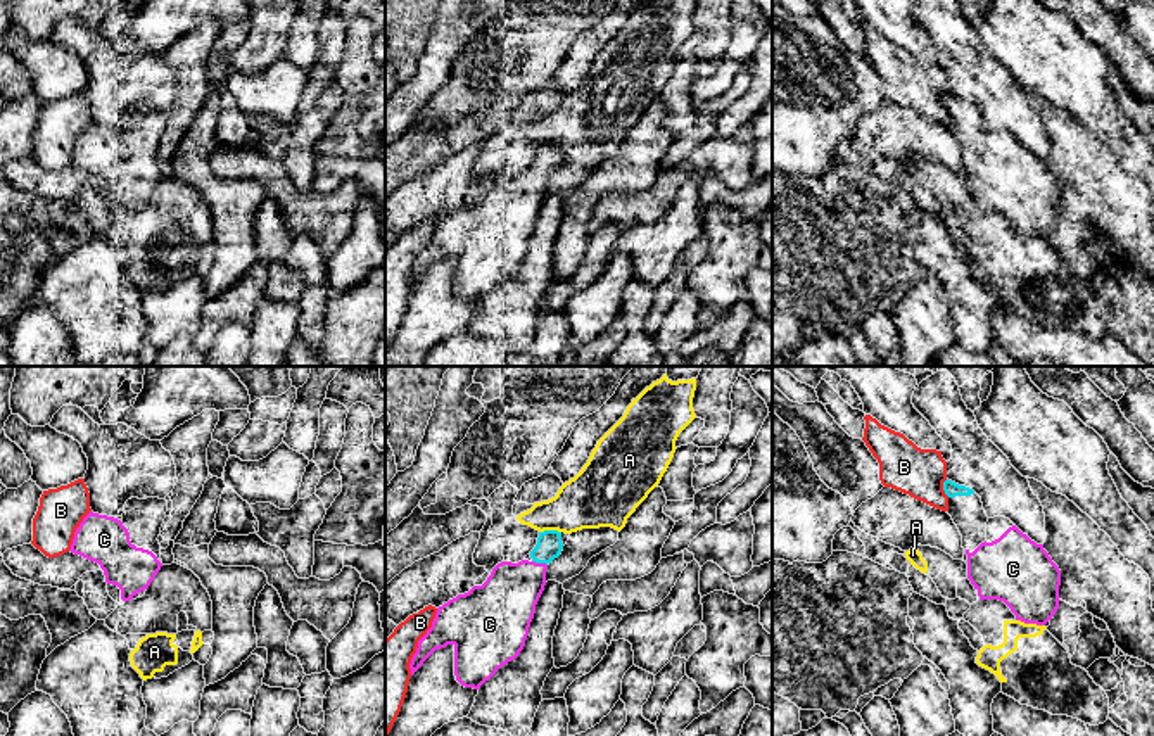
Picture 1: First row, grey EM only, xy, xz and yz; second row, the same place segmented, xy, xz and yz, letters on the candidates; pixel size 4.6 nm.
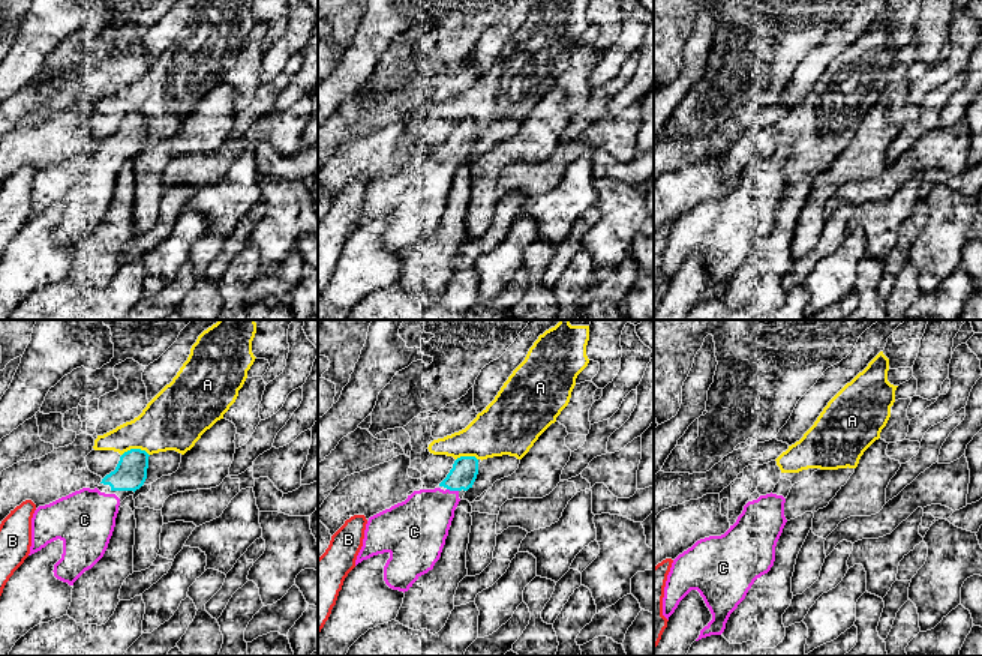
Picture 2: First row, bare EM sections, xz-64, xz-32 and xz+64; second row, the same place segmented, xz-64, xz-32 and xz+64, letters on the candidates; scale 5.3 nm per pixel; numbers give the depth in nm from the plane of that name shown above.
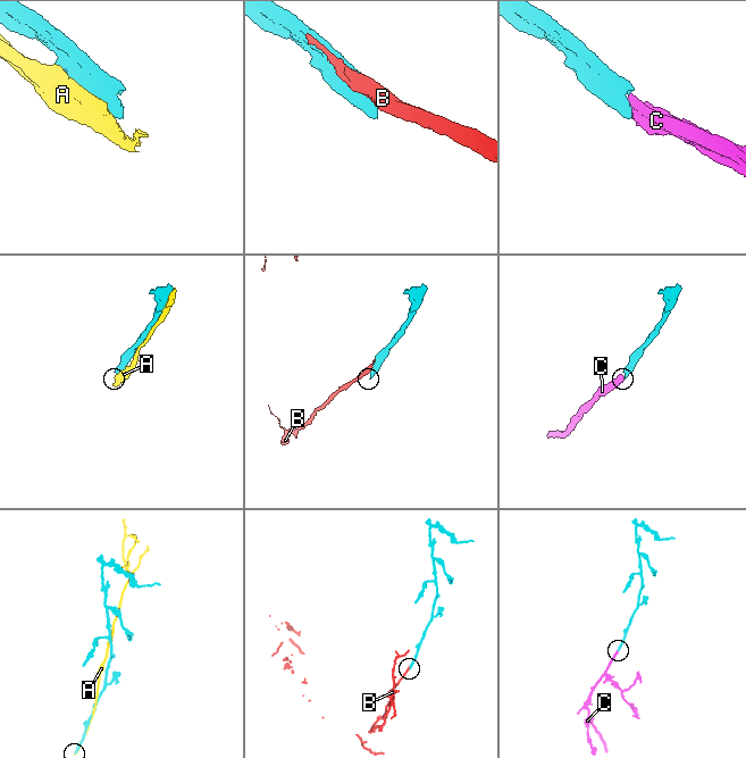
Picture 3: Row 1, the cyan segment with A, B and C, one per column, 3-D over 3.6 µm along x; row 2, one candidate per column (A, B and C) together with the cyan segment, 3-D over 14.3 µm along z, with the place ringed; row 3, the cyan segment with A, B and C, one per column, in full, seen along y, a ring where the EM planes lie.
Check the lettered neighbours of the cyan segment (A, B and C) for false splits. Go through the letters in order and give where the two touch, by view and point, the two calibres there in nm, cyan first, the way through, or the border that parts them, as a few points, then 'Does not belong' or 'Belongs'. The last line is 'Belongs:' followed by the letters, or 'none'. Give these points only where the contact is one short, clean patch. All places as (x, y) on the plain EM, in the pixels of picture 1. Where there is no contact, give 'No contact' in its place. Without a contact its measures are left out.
A: Touches cyan at xz (550, 144). Thickness 120 nm (cyan) against 260 nm. Does not belong
B: Touches cyan at yz (944, 101). Thickness 70 nm (cyan) against 220 nm. Does not belong
C: Touches cyan at xz (539, 175). Thickness 120 nm (cyan) against 280 nm. Belongs
Belongs: C

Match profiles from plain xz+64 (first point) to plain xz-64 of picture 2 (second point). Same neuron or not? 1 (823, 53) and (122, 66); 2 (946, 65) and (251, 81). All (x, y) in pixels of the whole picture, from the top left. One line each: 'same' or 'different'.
1: different
2: different

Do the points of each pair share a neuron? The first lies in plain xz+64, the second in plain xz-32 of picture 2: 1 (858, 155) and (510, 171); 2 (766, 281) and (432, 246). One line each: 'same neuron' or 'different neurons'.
1: different neurons
2: same neuron

